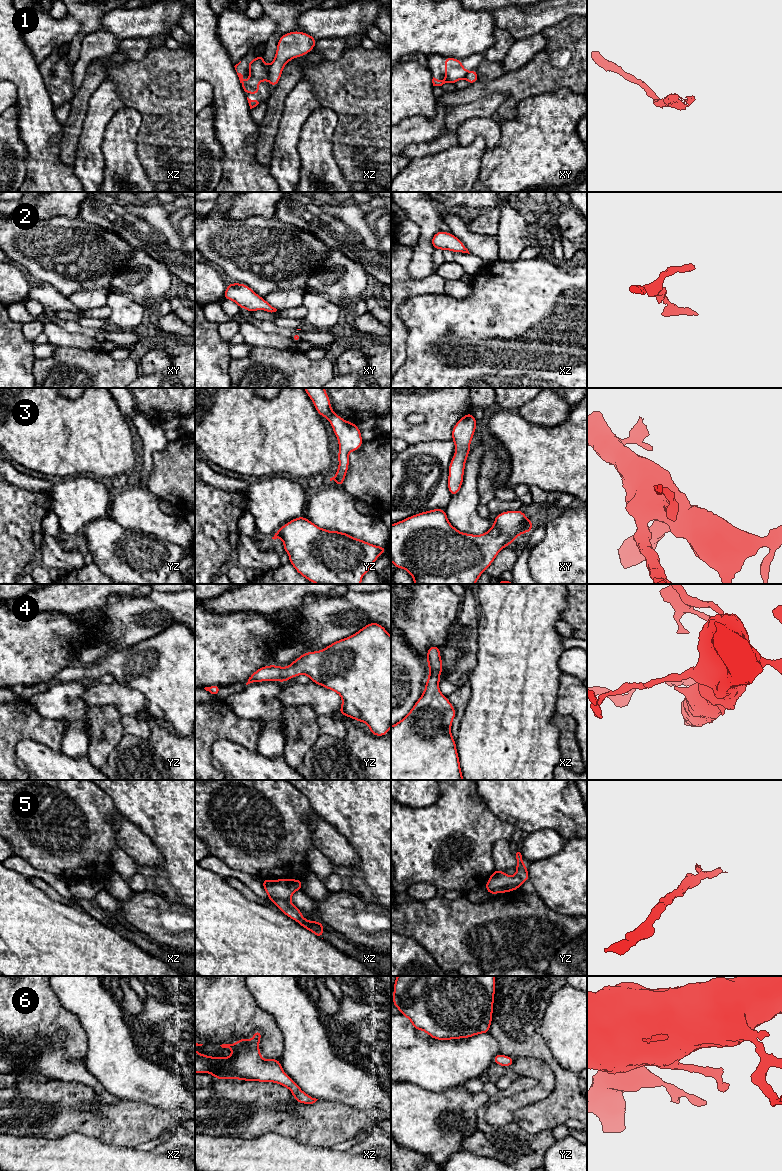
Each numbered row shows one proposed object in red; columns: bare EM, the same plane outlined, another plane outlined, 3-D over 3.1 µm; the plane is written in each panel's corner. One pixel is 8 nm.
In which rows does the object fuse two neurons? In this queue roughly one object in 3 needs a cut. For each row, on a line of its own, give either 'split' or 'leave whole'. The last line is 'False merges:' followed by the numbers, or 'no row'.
1: split
2: leave whole
3: leave whole
4: leave whole
5: leave whole
6: leave whole
False merges: 1

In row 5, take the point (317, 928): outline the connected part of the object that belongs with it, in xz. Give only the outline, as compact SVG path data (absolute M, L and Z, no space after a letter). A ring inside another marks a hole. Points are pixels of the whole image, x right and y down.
M263 879L262 884L268 899L273 902L281 912L298 922L302 927L311 931L317 937L322 938L324 925L319 921L305 919L301 910L293 905L291 897L294 892L302 889L302 880L296 879ZM322 938L323 939L323 938Z

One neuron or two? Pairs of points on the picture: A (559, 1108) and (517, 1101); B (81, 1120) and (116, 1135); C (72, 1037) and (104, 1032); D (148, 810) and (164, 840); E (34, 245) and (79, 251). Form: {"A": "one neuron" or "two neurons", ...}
{"A": "two neurons", "B": "one neuron", "C": "two neurons", "D": "one neuron", "E": "one neuron"}

